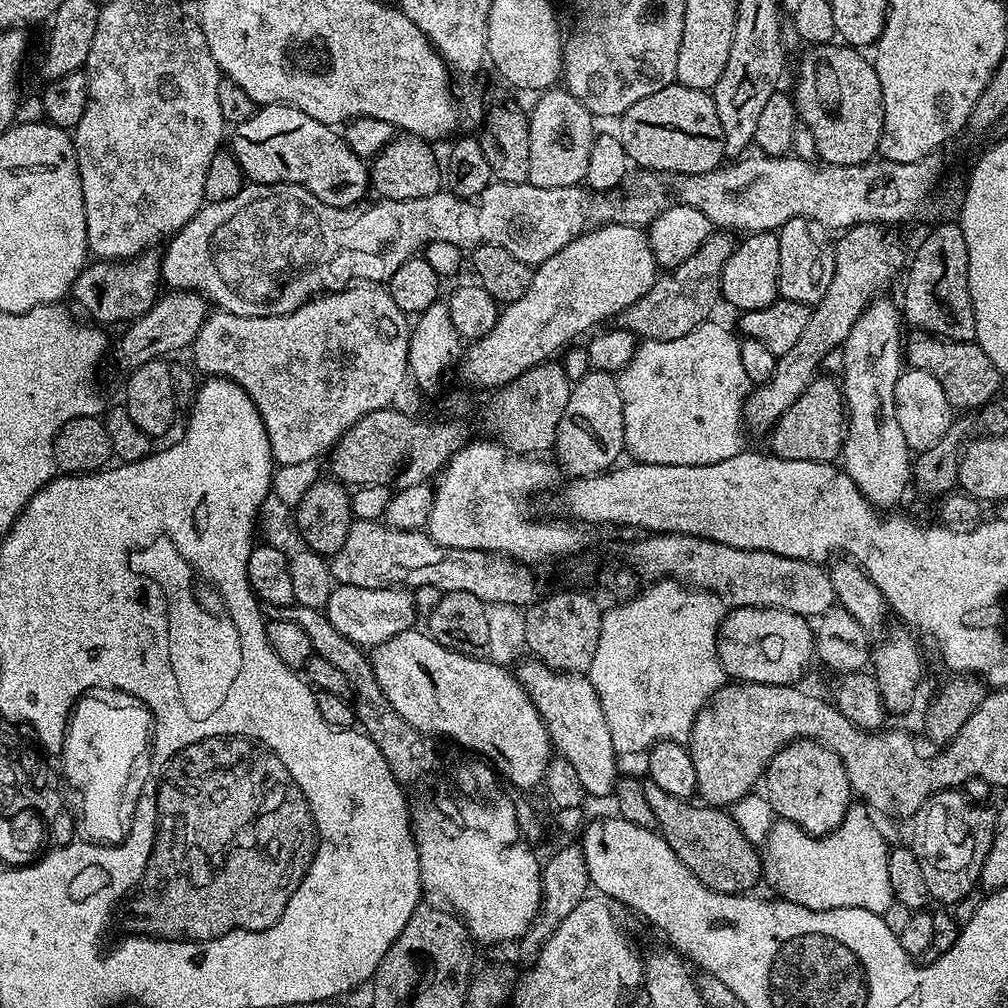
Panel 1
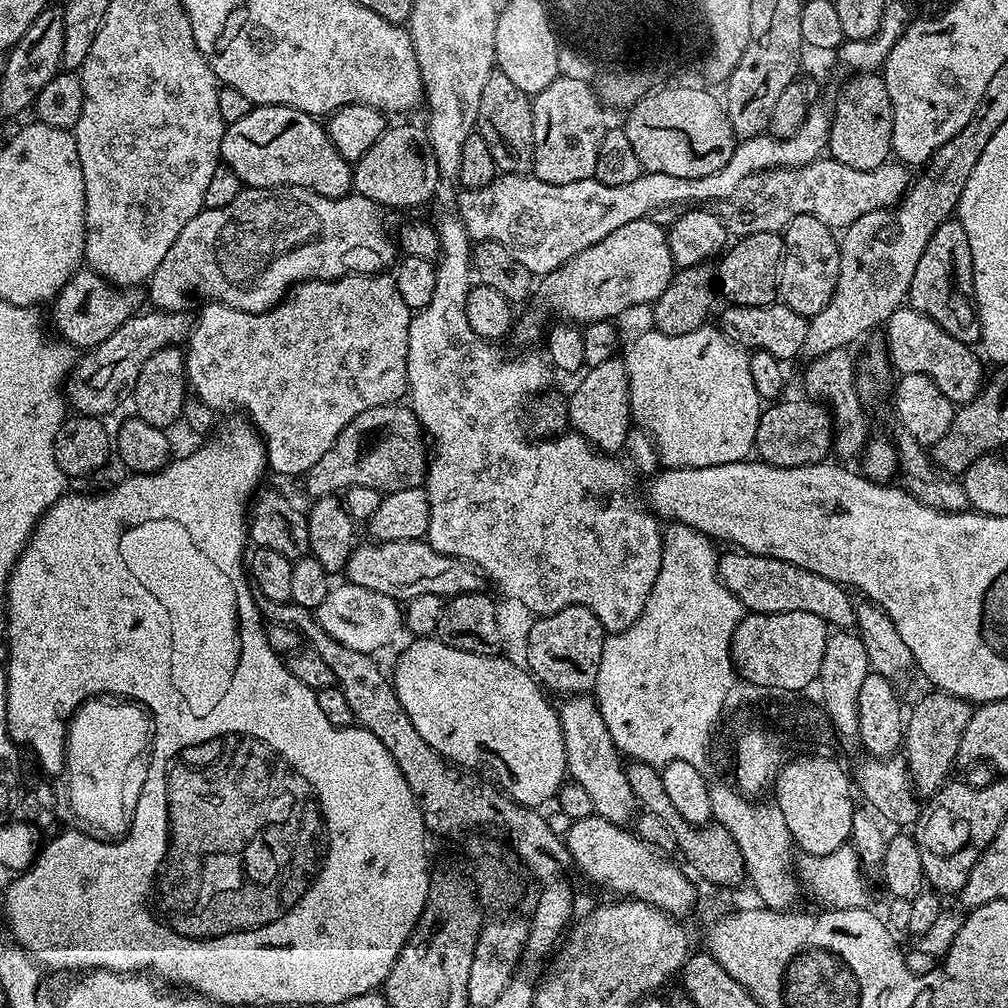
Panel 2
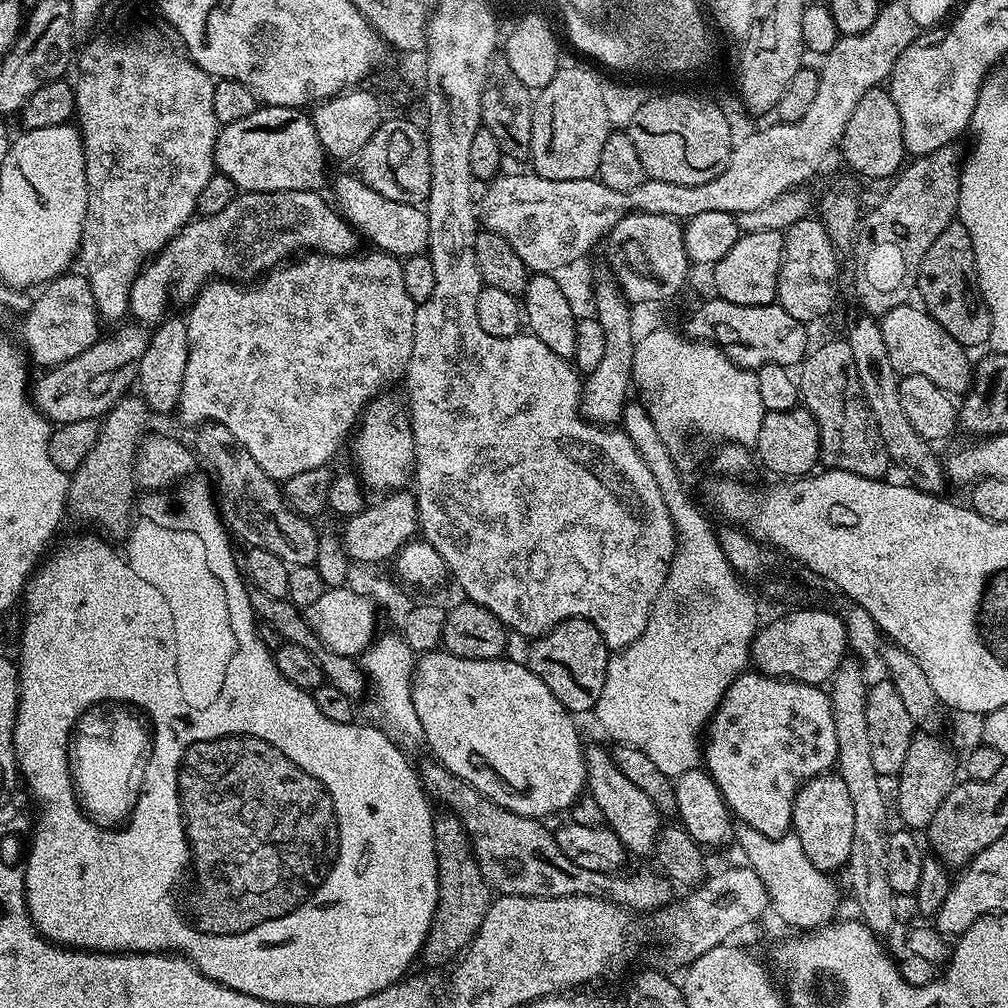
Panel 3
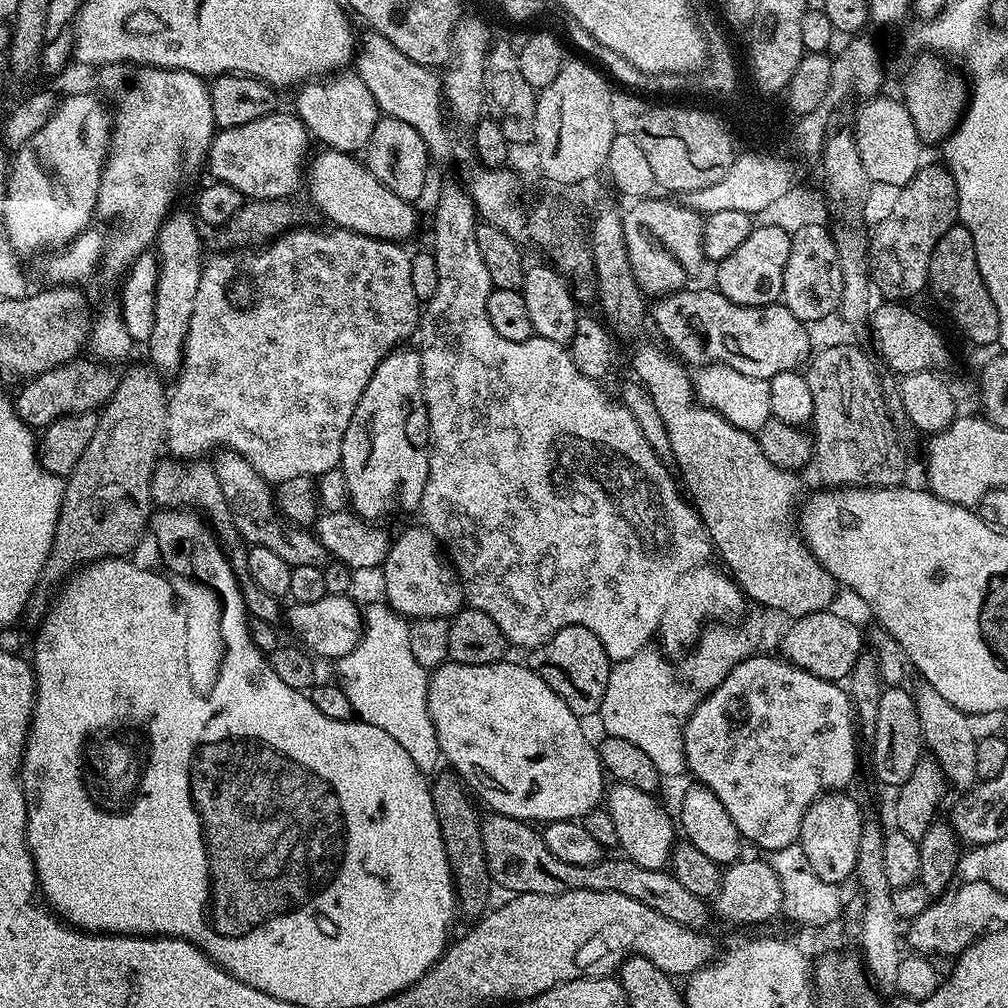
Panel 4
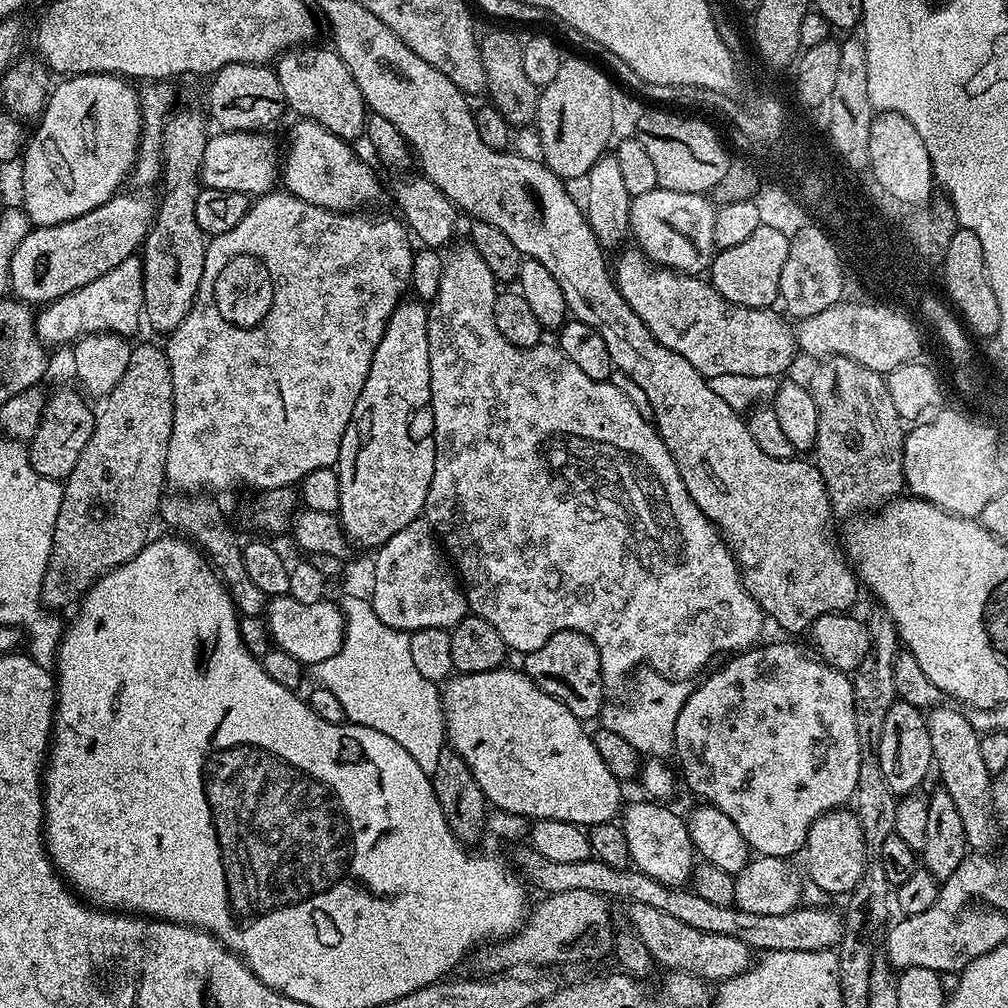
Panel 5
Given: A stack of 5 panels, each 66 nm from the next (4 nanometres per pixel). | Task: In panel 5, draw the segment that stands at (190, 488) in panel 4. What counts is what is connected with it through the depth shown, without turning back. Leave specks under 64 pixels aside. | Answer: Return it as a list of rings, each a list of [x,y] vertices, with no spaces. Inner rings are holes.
[[[196,494],[191,498],[176,499],[180,500],[171,500],[171,498],[161,500],[159,519],[165,520],[172,527],[169,529],[187,537],[208,557],[209,564],[216,571],[216,575],[223,580],[237,613],[241,617],[261,615],[266,608],[266,598],[262,594],[262,590],[258,590],[258,586],[254,586],[253,580],[246,575],[246,566],[242,562],[244,544],[236,537],[235,532],[228,528],[228,520],[224,517],[219,502],[216,501],[219,499],[208,494]]]

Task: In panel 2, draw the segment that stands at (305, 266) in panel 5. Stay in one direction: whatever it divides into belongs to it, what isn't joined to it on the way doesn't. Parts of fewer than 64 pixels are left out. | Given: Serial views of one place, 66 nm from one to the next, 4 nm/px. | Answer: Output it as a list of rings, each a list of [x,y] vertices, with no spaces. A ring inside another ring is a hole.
[[[353,274],[351,276],[340,276],[337,280],[308,280],[305,284],[298,284],[279,304],[275,304],[269,312],[243,312],[237,308],[231,308],[225,304],[208,302],[199,309],[200,317],[195,317],[191,328],[191,335],[186,341],[186,380],[190,385],[191,391],[195,396],[205,403],[206,406],[213,410],[220,408],[241,408],[243,415],[250,421],[252,428],[256,430],[264,441],[264,451],[266,453],[266,464],[269,469],[273,468],[276,476],[290,476],[293,478],[303,477],[305,472],[310,470],[310,466],[314,466],[314,462],[318,462],[318,458],[322,458],[322,454],[326,454],[326,450],[330,450],[330,446],[334,446],[334,438],[338,438],[338,434],[342,434],[342,430],[346,430],[346,426],[350,426],[350,422],[354,422],[354,418],[358,418],[358,414],[362,414],[362,410],[370,410],[374,406],[382,406],[383,404],[397,403],[408,391],[408,375],[406,374],[406,354],[408,353],[408,343],[410,342],[410,322],[414,315],[413,309],[406,306],[406,302],[402,302],[402,294],[398,294],[398,286],[396,285],[396,277],[392,274]]]

